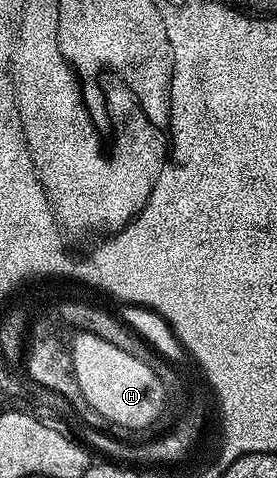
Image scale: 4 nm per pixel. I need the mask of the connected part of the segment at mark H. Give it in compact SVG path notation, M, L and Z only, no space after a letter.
M85 332L74 335L74 343L69 343L68 349L80 392L84 392L84 400L88 400L88 404L92 404L92 408L96 408L96 412L100 412L111 427L142 430L152 425L161 416L162 409L168 406L168 399L151 368L100 336Z

